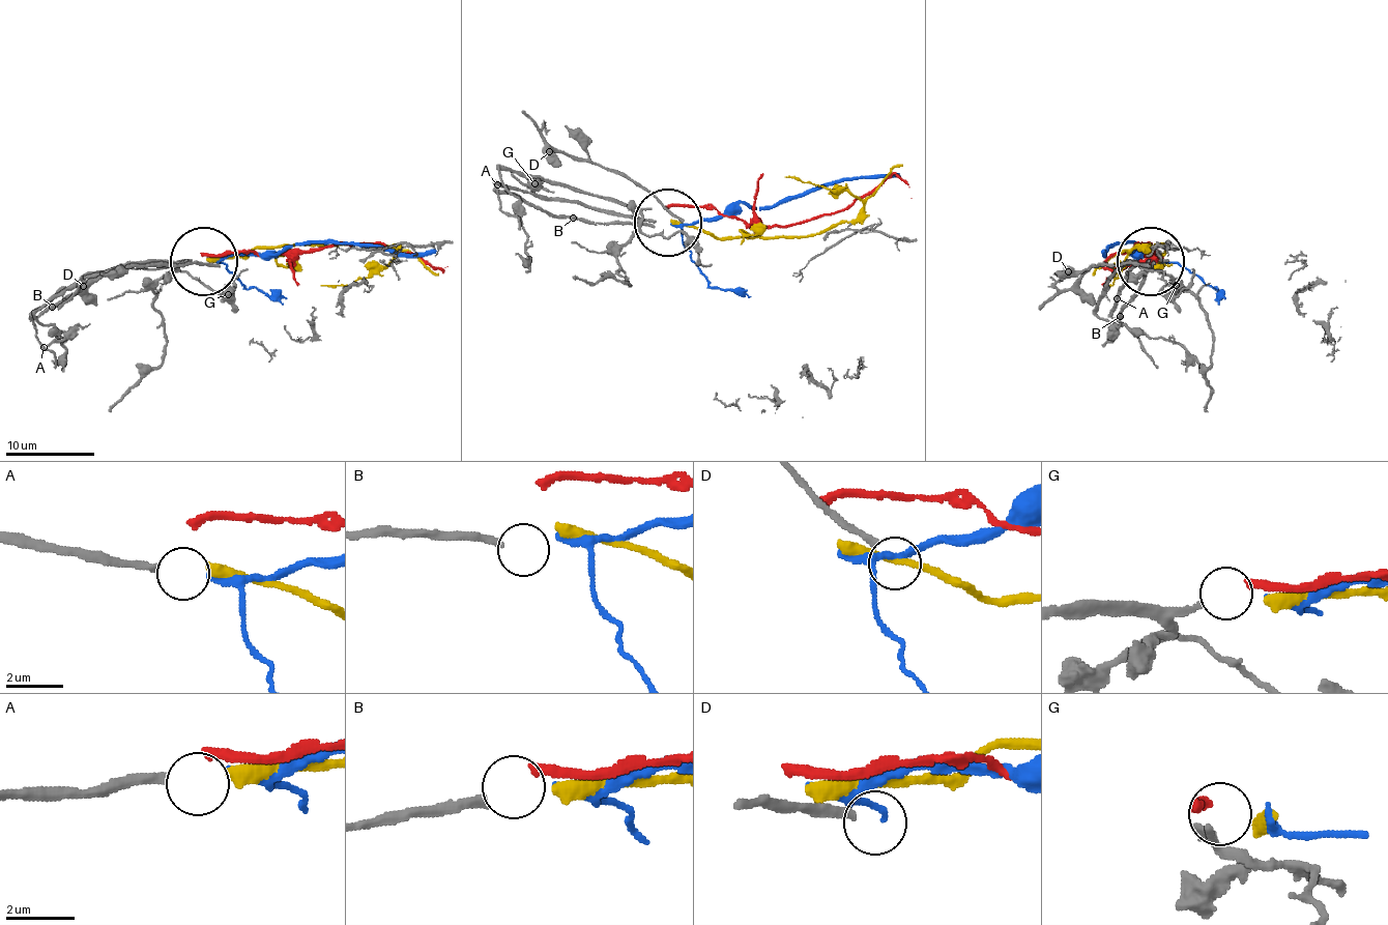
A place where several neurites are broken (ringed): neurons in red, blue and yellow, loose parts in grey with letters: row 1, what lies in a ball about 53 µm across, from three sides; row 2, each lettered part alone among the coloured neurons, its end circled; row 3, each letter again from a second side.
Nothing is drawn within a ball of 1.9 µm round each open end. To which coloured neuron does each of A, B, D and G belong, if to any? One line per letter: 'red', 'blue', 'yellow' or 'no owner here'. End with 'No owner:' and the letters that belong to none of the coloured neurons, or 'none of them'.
A: blue
B: no owner here
D: no owner here
G: red
No owner: B, D

